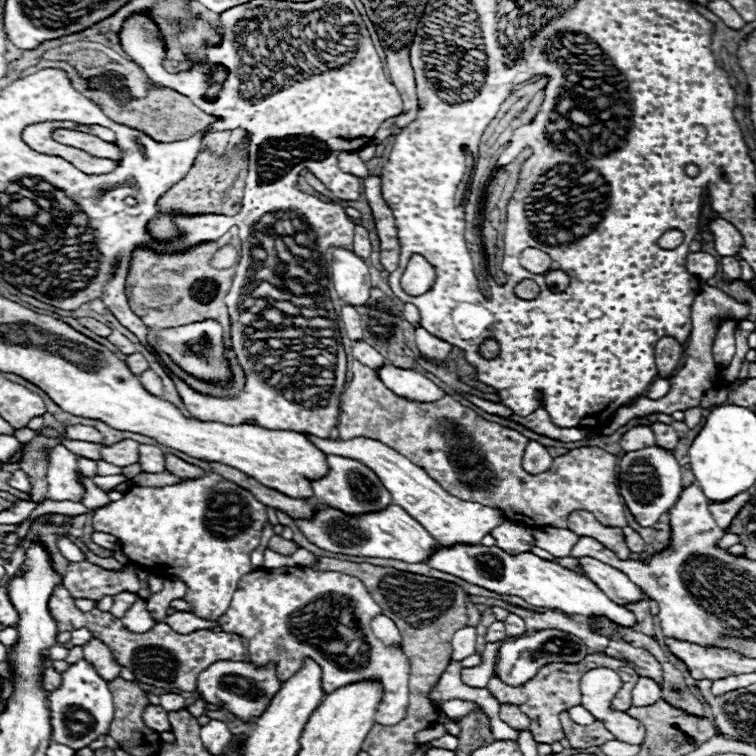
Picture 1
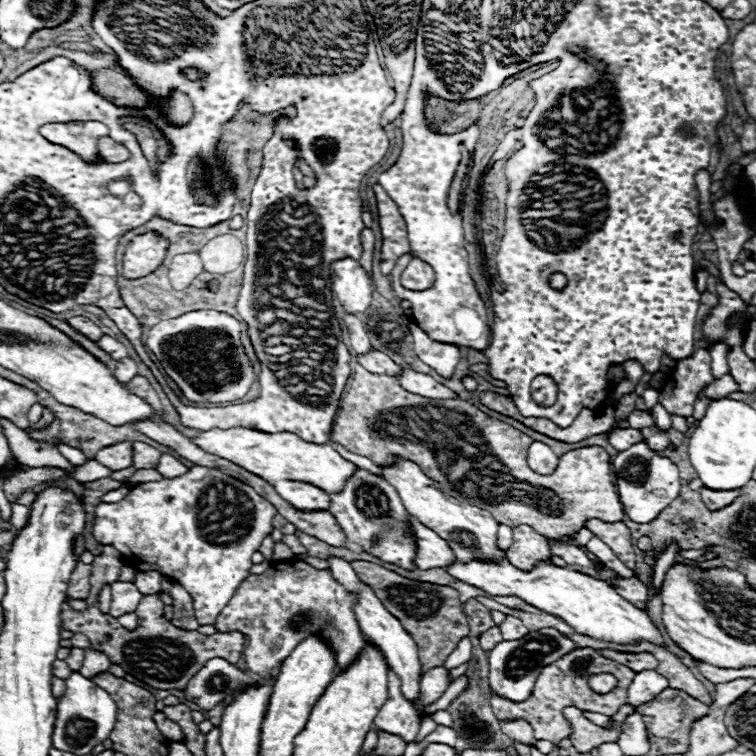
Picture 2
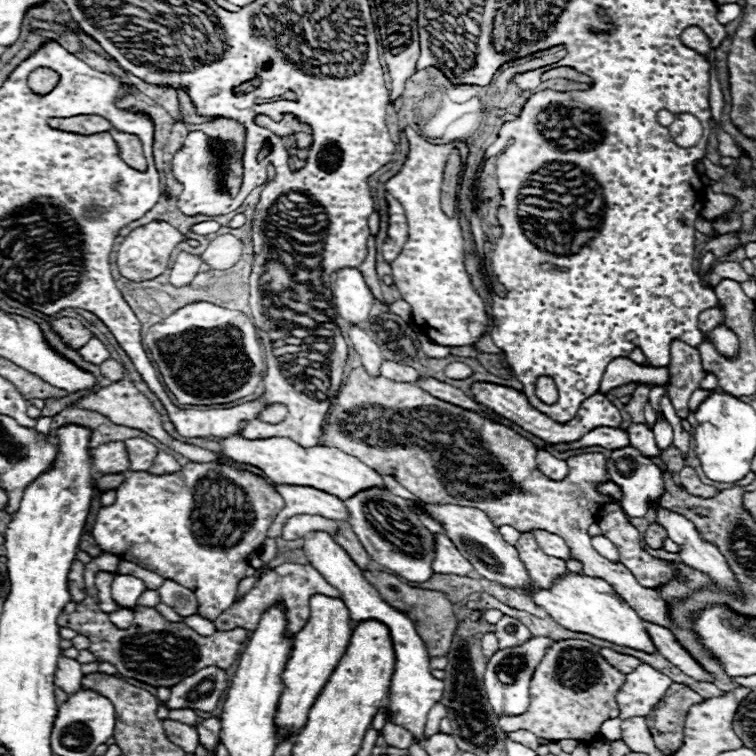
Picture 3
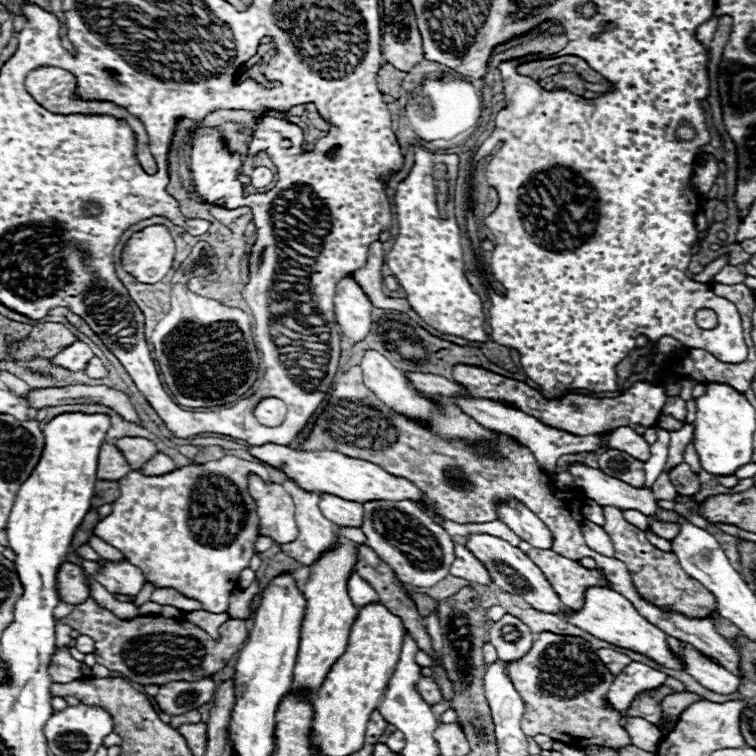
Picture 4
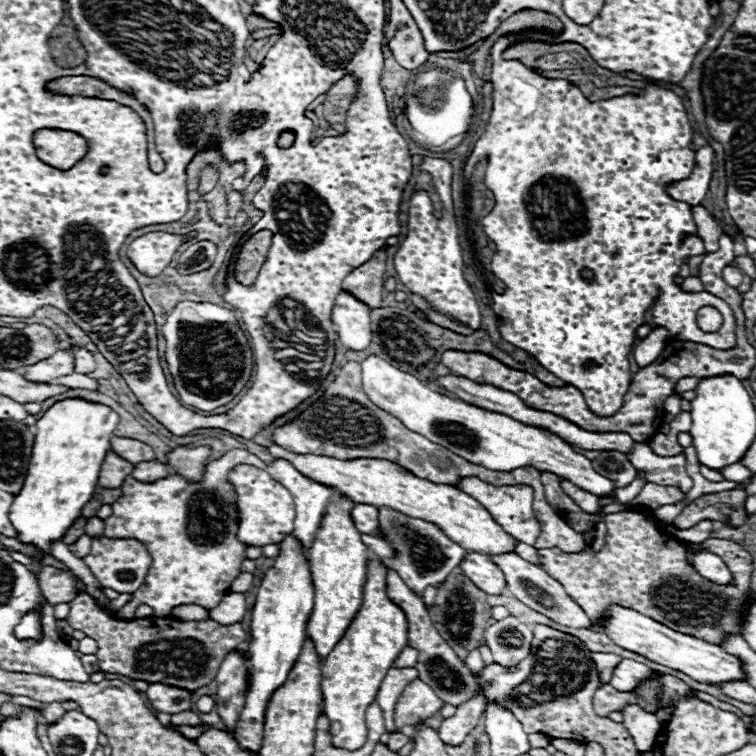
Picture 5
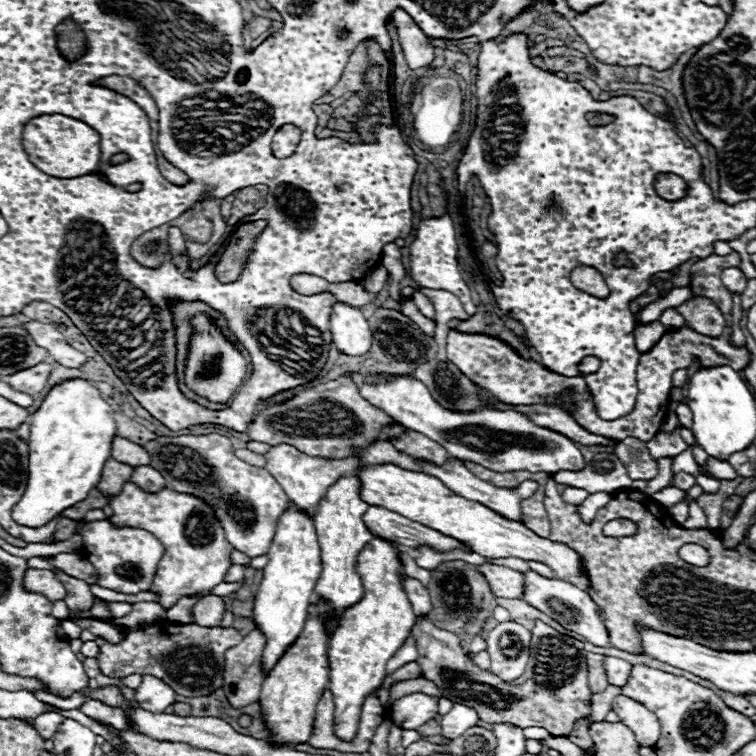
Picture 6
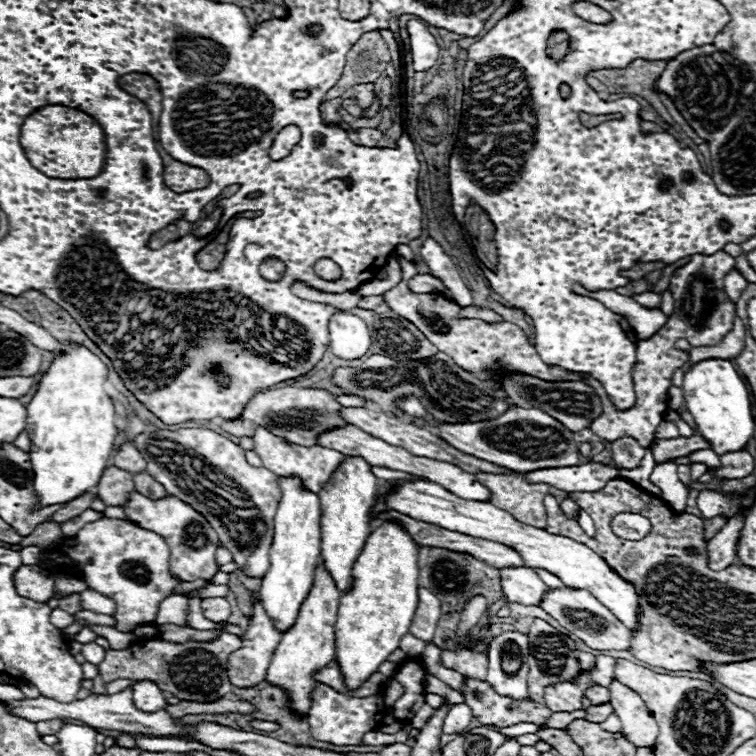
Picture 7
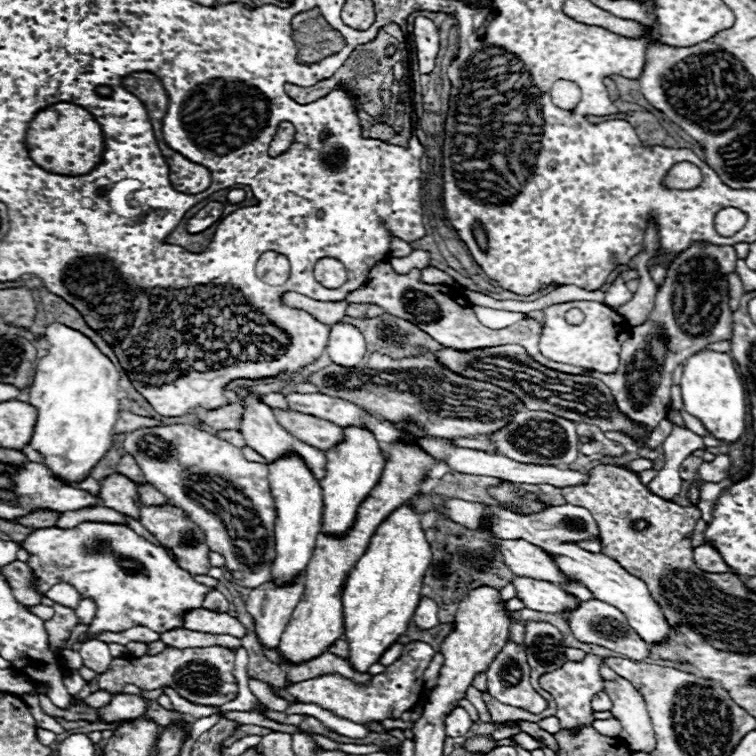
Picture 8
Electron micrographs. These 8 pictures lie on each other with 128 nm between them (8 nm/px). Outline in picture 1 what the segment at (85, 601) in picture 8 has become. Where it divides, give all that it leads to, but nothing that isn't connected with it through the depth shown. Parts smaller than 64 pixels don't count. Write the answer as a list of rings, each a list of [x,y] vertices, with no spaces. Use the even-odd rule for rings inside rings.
[[[188,478],[162,488],[132,486],[122,500],[98,508],[92,520],[96,532],[106,532],[120,540],[120,548],[132,564],[144,566],[152,574],[182,578],[188,586],[184,600],[192,606],[194,614],[204,620],[218,620],[228,610],[240,578],[252,572],[250,554],[258,548],[266,522],[266,506],[248,494],[248,490],[224,478],[210,488],[198,484],[198,478]]]

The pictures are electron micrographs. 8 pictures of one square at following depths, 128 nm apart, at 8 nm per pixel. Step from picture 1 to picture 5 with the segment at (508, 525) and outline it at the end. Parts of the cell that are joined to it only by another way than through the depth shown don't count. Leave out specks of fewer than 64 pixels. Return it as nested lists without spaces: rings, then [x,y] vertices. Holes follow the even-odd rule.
[[[628,508],[606,514],[604,524],[607,533],[600,552],[594,552],[592,546],[574,554],[562,552],[560,548],[538,550],[542,568],[564,586],[566,594],[572,594],[592,622],[600,622],[612,604],[620,604],[640,610],[640,614],[648,614],[676,632],[708,640],[712,644],[720,644],[732,632],[740,632],[738,622],[742,618],[744,602],[752,594],[750,578],[754,570],[752,556],[746,550],[730,540],[718,538],[706,538],[700,544],[676,540],[658,526],[658,520],[648,510]],[[690,546],[694,546],[694,550],[702,548],[720,556],[732,572],[734,582],[718,586],[698,574],[688,560]]]

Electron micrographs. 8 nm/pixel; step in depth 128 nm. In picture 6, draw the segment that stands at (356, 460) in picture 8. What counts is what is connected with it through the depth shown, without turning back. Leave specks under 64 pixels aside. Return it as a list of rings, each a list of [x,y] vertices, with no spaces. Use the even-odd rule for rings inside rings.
[[[356,474],[338,478],[338,482],[328,488],[328,494],[316,508],[314,526],[322,552],[322,572],[314,588],[314,598],[324,598],[326,602],[330,602],[338,614],[338,620],[348,606],[356,604],[362,598],[362,580],[356,572],[356,558],[362,548],[374,538],[374,534],[362,520],[368,508],[370,504],[362,502],[360,498],[360,478]]]

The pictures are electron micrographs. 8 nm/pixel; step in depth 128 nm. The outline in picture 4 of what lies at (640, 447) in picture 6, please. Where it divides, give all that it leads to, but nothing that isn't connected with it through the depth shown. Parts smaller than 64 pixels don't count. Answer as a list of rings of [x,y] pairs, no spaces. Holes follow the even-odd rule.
[[[680,462],[678,466],[670,468],[668,472],[672,484],[676,486],[676,492],[678,494],[684,494],[684,496],[690,496],[690,494],[696,494],[698,488],[700,488],[700,480],[696,474],[692,474],[690,466],[686,462]]]

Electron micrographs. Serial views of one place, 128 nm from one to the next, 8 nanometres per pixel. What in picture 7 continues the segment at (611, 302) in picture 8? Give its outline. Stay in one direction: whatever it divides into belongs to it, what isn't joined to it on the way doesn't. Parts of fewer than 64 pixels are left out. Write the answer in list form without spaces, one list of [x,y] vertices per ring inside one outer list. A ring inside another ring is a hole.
[[[642,292],[642,294],[632,294],[632,300],[648,306],[648,308],[660,308],[660,296],[654,292]]]

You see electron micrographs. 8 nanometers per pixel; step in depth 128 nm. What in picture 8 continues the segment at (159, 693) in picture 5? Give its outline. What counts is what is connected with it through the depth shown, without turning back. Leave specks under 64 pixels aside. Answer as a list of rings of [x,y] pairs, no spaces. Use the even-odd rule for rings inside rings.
[[[116,694],[112,700],[98,710],[102,722],[112,724],[112,722],[122,722],[130,718],[138,718],[144,714],[144,698],[140,696],[130,696],[130,694]]]

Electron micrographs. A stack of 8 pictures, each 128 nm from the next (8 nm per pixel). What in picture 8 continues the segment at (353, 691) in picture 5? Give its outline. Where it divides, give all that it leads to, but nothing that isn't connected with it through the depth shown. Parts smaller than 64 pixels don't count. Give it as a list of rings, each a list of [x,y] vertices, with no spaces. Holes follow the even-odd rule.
[[[398,506],[374,532],[368,550],[350,570],[342,590],[344,638],[350,646],[354,670],[366,672],[402,636],[420,602],[424,570],[432,562],[430,542],[420,524],[420,514],[410,506]]]

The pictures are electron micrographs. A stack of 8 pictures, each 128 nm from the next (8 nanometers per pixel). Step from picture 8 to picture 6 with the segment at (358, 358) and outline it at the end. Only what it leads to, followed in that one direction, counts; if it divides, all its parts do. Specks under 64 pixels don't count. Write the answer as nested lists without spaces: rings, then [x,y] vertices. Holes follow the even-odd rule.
[[[336,302],[332,308],[330,322],[328,318],[328,328],[324,330],[319,330],[321,338],[328,336],[328,341],[334,342],[342,354],[360,356],[366,354],[366,350],[370,350],[372,330],[364,314],[354,306],[344,306]]]

